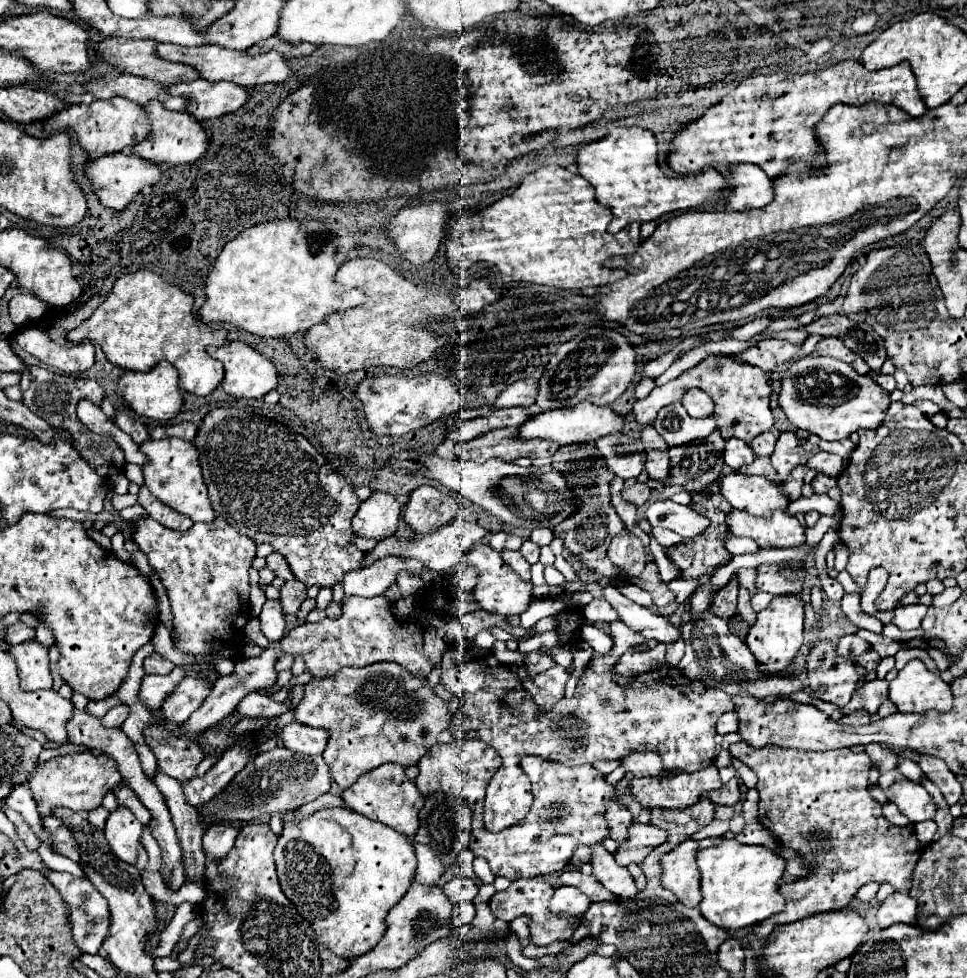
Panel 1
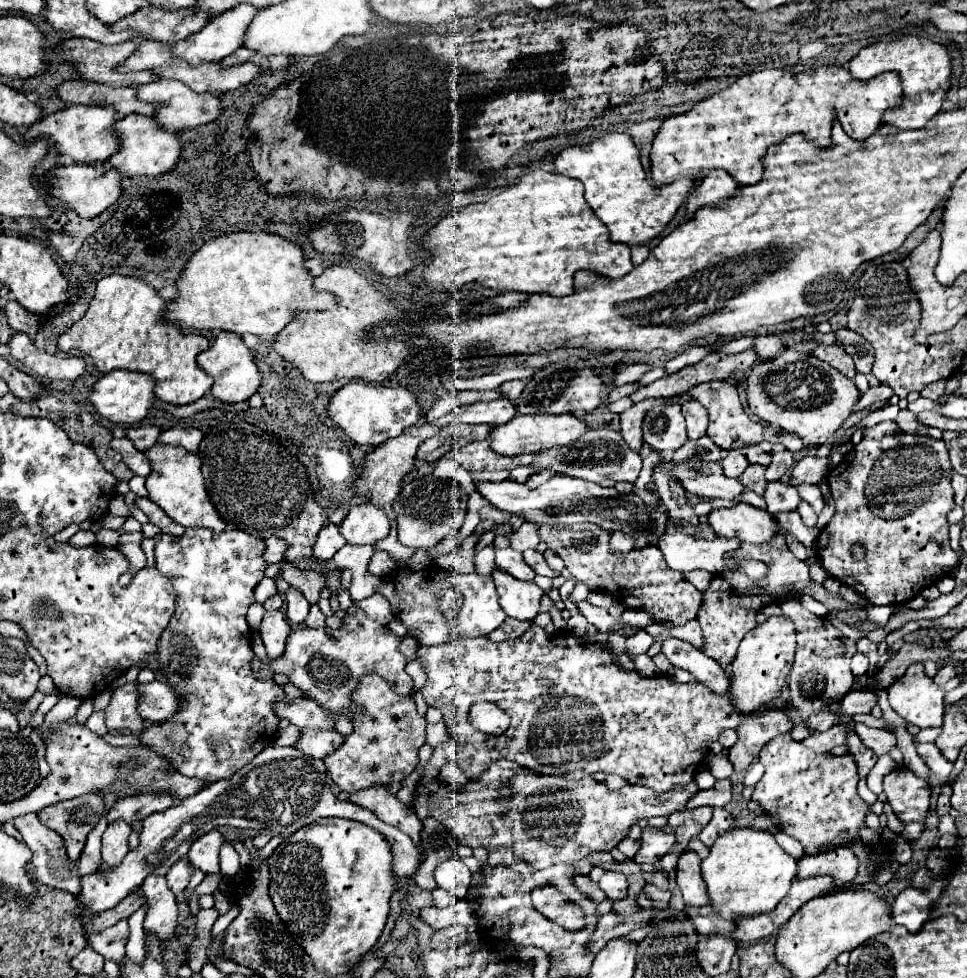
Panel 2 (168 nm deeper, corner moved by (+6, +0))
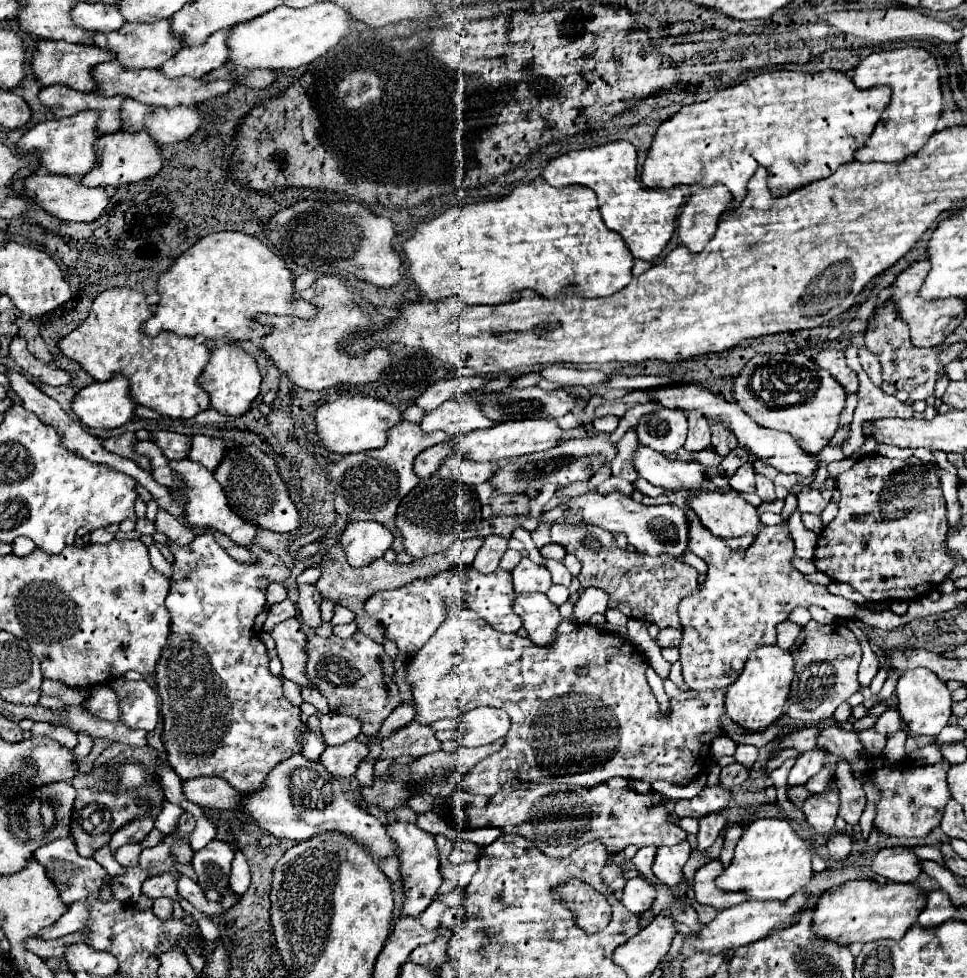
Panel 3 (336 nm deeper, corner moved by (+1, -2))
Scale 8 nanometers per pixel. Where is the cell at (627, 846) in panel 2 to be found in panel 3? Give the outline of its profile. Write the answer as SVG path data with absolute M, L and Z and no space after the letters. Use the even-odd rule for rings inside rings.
M645 846L645 848L639 848L637 850L637 854L633 856L633 866L635 866L635 870L637 872L641 872L647 880L651 880L651 882L657 882L657 878L653 876L653 872L651 872L651 864L653 864L653 854L657 852L657 848L655 846Z

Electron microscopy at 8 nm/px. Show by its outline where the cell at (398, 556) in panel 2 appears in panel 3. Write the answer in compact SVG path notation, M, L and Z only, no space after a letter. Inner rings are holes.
M401 422L401 426L395 426L389 432L389 442L383 448L377 450L367 450L367 452L357 452L357 454L349 454L345 458L341 458L339 462L333 462L329 466L329 476L331 480L337 482L335 488L335 510L343 516L351 516L351 520L357 518L367 518L367 520L377 520L383 522L385 528L389 528L395 536L393 542L393 550L399 554L403 552L403 542L401 542L401 532L395 526L393 514L401 502L401 498L413 490L419 482L415 470L413 470L413 462L417 458L419 452L423 452L425 448L431 448L439 442L445 442L447 434L441 432L423 432L419 428L419 424L411 424L411 422Z

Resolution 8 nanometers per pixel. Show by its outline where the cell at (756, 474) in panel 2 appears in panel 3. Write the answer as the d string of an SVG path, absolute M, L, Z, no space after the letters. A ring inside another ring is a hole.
M757 474L757 496L763 500L763 502L773 502L775 500L775 492L773 492L773 482L769 478L763 478L761 474Z

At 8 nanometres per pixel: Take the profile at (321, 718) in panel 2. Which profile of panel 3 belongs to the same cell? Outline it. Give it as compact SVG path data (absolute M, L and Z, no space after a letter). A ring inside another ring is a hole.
M323 714L319 718L319 728L321 734L325 738L327 744L345 744L353 738L359 736L361 732L361 722L357 722L357 718L349 718L349 716L341 716L341 714Z

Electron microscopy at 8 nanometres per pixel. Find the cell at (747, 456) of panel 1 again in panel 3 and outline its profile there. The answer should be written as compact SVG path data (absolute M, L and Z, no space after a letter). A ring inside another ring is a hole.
M745 462L743 466L737 468L737 472L731 476L729 486L733 490L741 490L741 492L753 492L755 490L755 472L751 462Z

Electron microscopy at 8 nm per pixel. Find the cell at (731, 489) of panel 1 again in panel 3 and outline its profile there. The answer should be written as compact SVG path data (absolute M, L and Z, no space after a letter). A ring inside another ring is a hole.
M639 446L633 466L641 478L665 490L703 490L707 488L705 466L699 462L669 460L665 454Z

